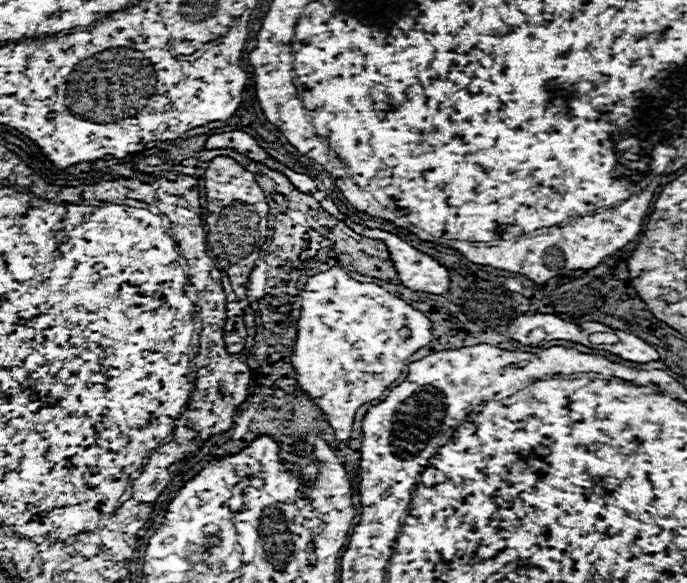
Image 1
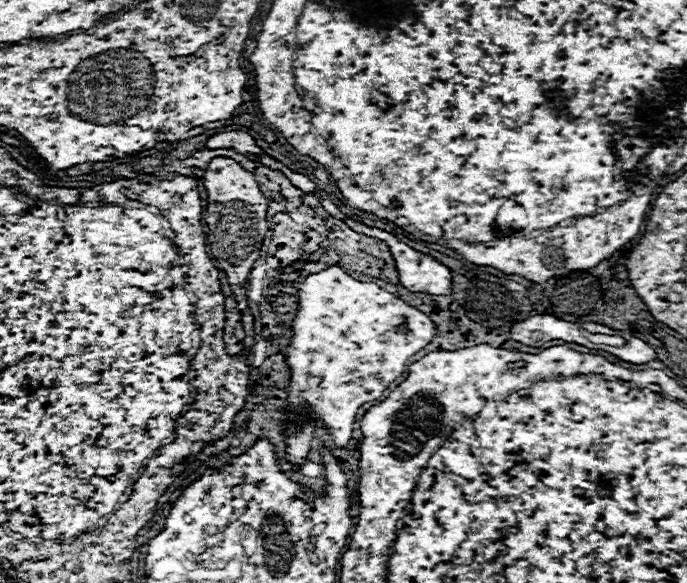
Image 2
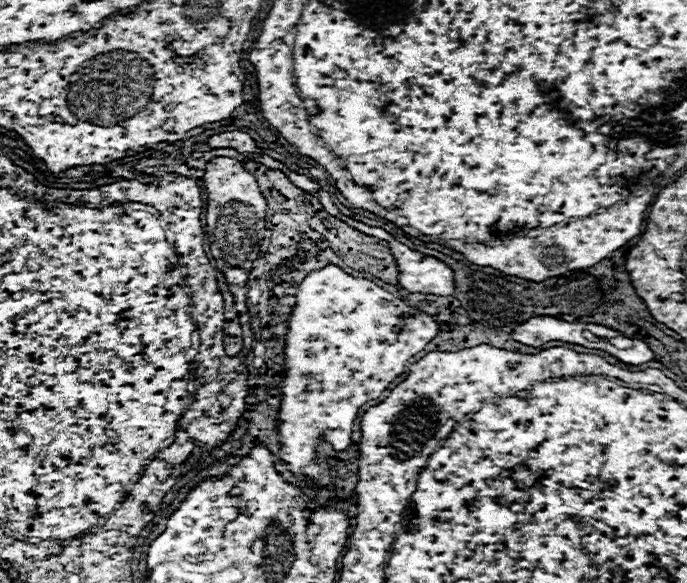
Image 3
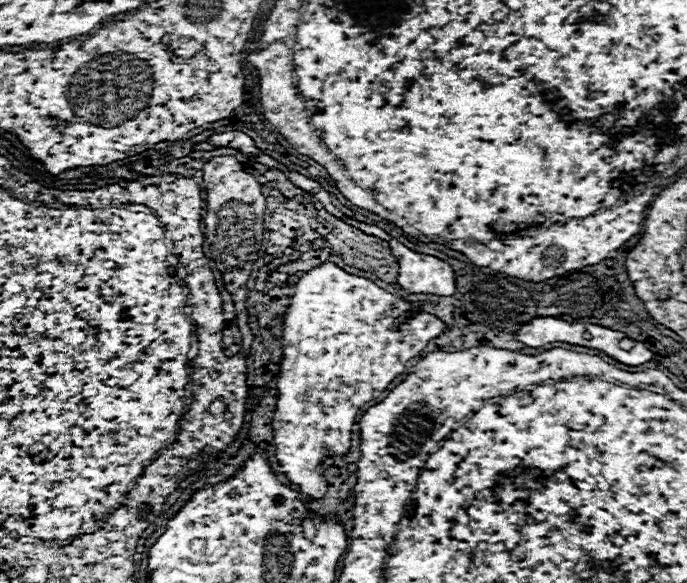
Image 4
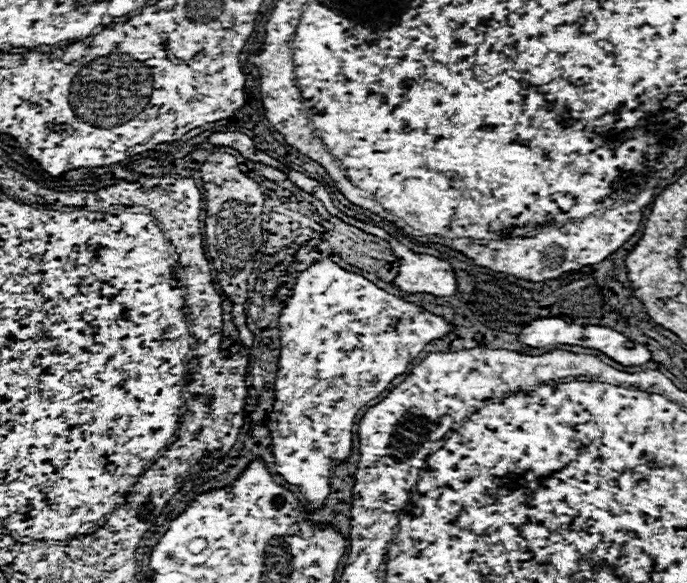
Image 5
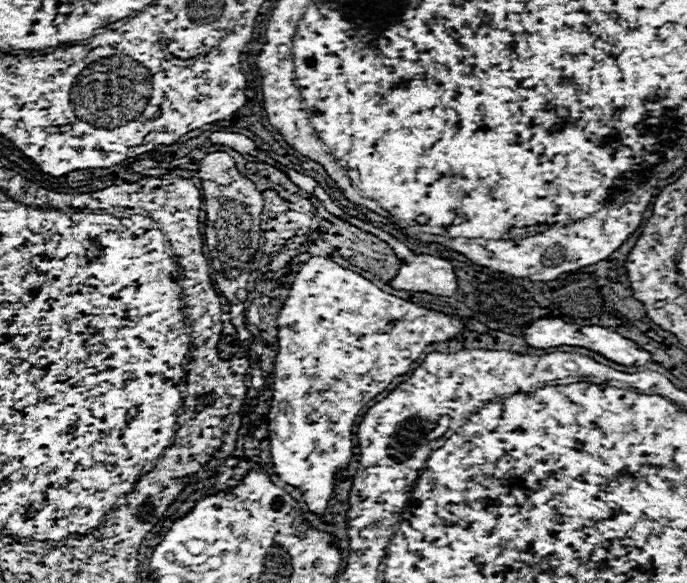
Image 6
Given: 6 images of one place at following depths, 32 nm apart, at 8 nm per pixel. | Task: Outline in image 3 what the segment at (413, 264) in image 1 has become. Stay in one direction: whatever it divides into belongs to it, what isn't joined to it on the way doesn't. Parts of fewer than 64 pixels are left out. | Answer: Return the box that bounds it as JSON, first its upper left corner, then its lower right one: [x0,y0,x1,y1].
[394,250,454,296]

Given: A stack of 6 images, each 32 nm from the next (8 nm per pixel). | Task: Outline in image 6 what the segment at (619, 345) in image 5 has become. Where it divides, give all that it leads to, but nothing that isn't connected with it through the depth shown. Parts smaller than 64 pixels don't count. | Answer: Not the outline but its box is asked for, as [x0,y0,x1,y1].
[522,318,650,366]

